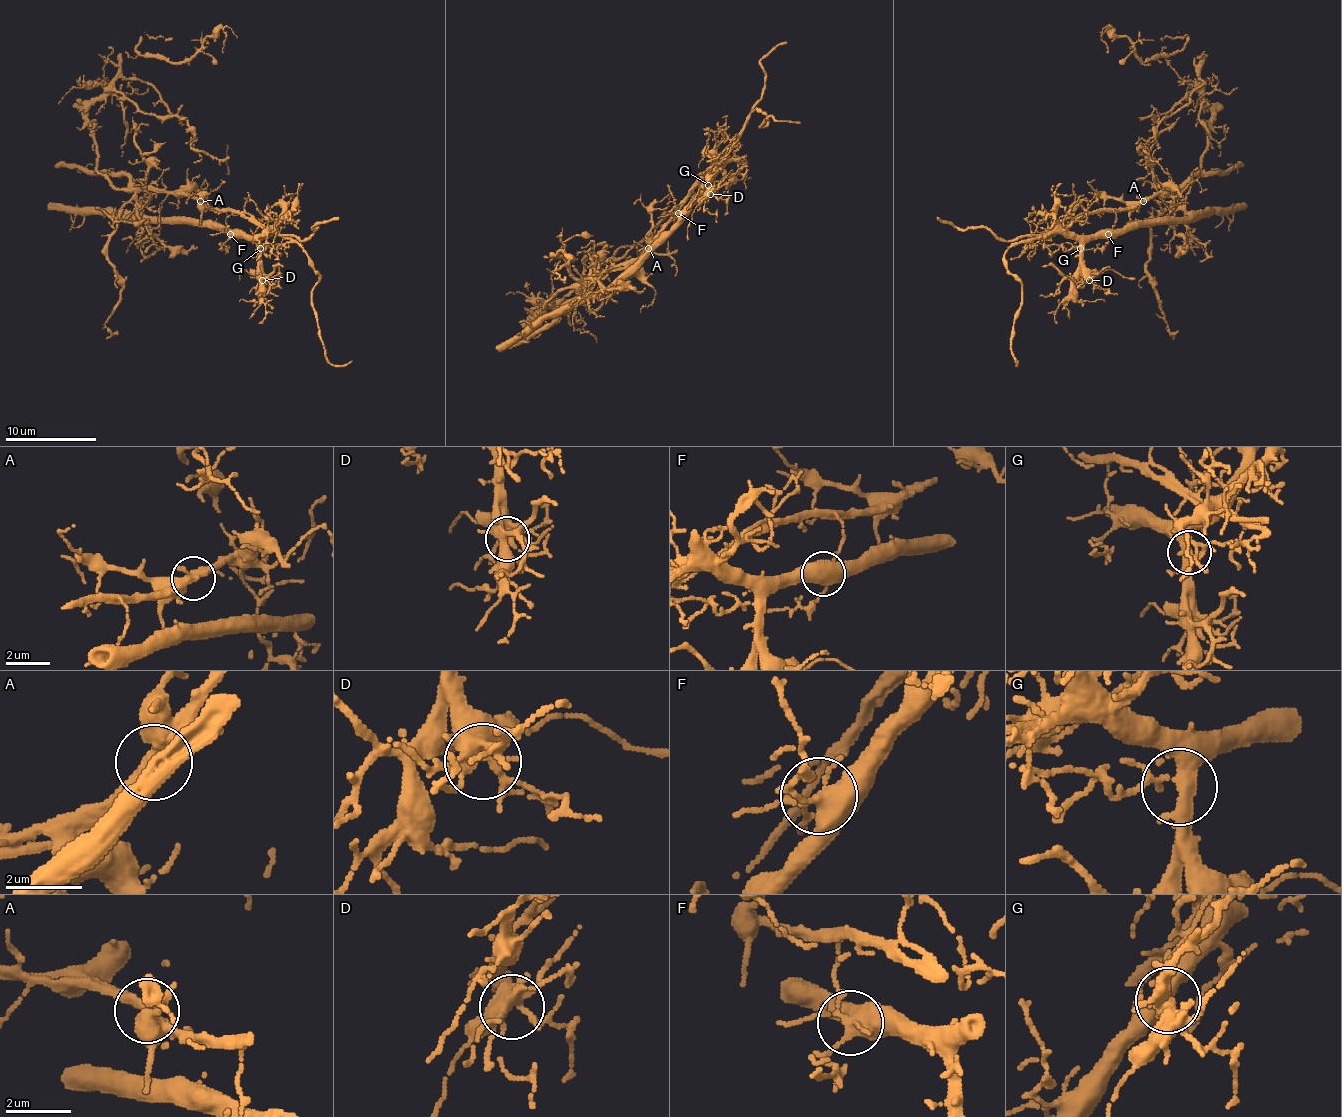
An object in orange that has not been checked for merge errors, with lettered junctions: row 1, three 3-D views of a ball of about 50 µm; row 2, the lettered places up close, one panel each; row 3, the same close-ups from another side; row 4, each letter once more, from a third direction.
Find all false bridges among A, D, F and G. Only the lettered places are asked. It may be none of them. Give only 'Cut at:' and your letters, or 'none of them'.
Cut at: A, F

